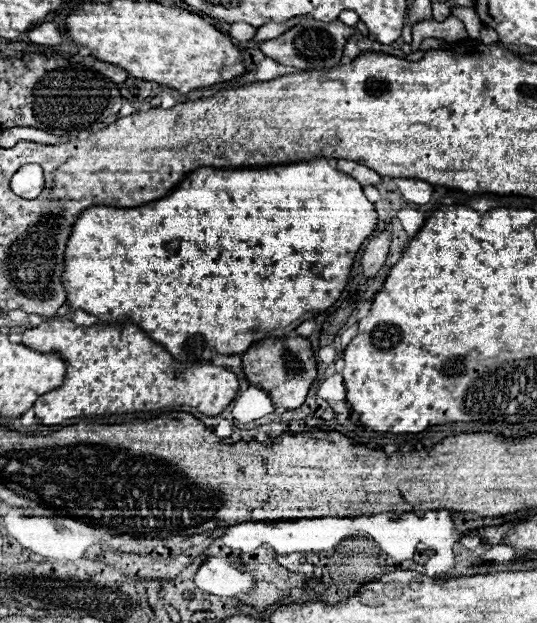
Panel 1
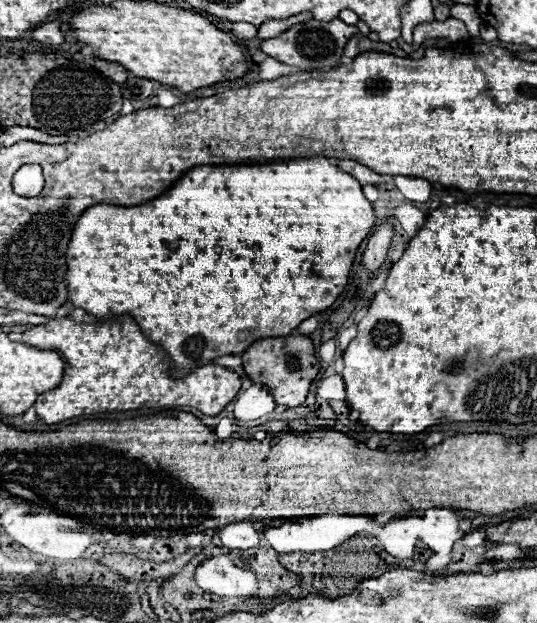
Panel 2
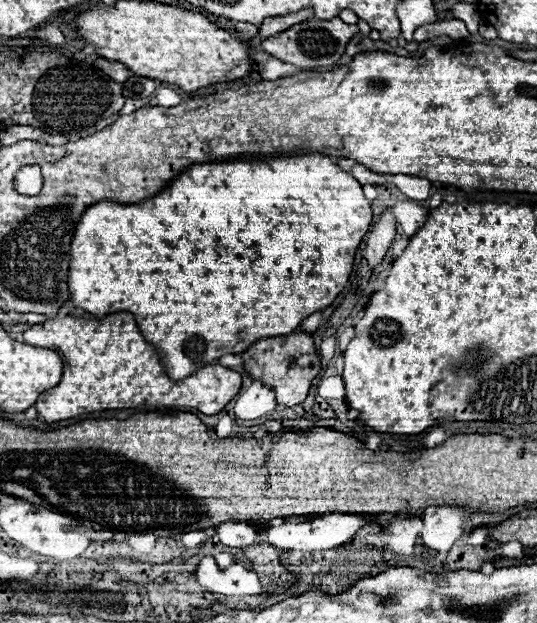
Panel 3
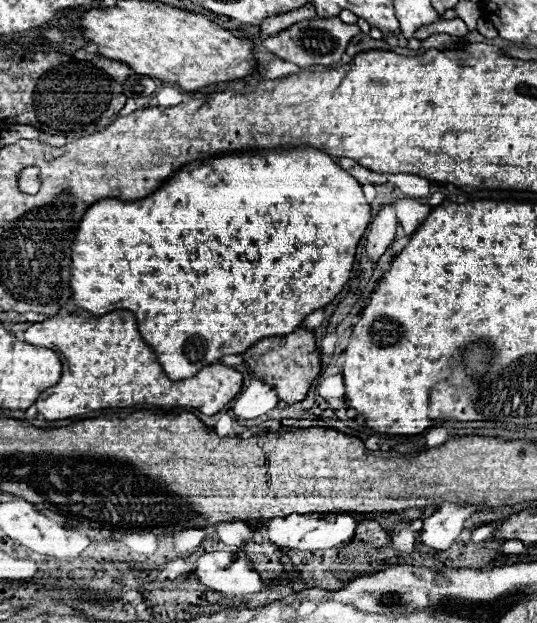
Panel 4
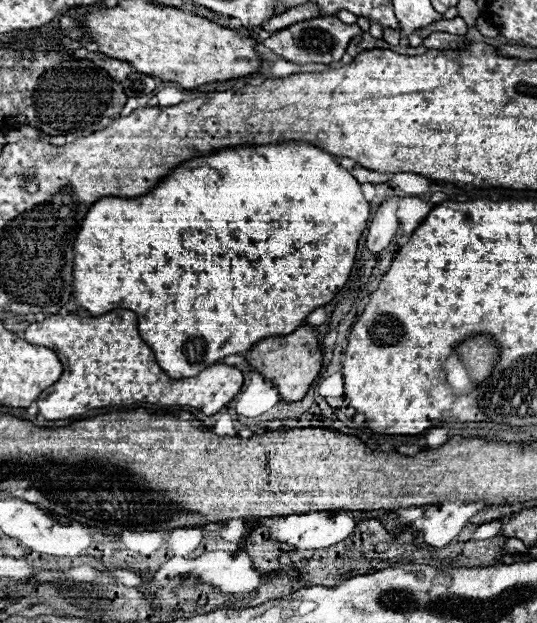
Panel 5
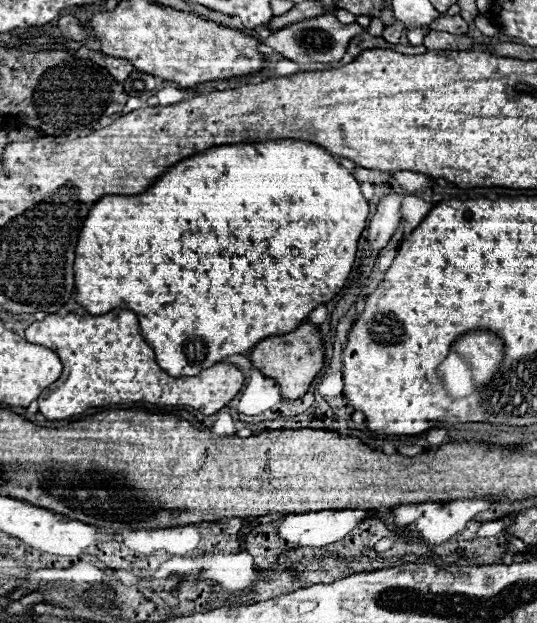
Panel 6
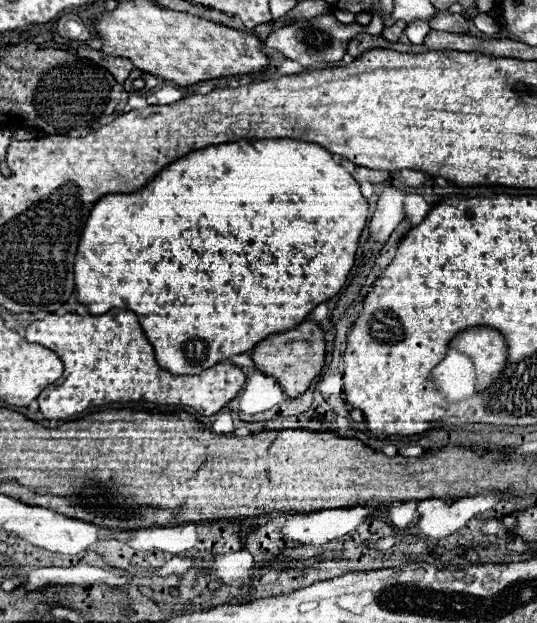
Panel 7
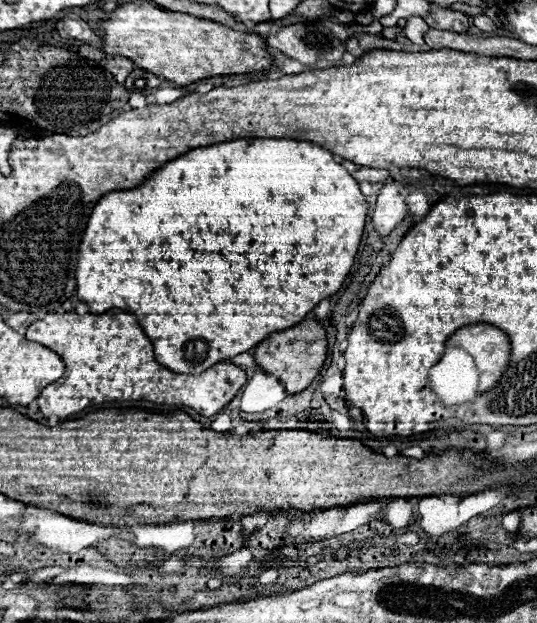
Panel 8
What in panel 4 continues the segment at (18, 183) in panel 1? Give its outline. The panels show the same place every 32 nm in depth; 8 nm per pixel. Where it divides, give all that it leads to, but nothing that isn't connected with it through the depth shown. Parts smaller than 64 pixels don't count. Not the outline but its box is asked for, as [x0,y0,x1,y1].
[20,168,38,192]

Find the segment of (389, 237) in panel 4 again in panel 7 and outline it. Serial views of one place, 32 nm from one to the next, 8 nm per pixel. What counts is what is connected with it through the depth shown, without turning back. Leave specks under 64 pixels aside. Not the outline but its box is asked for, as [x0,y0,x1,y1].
[370,186,406,244]

